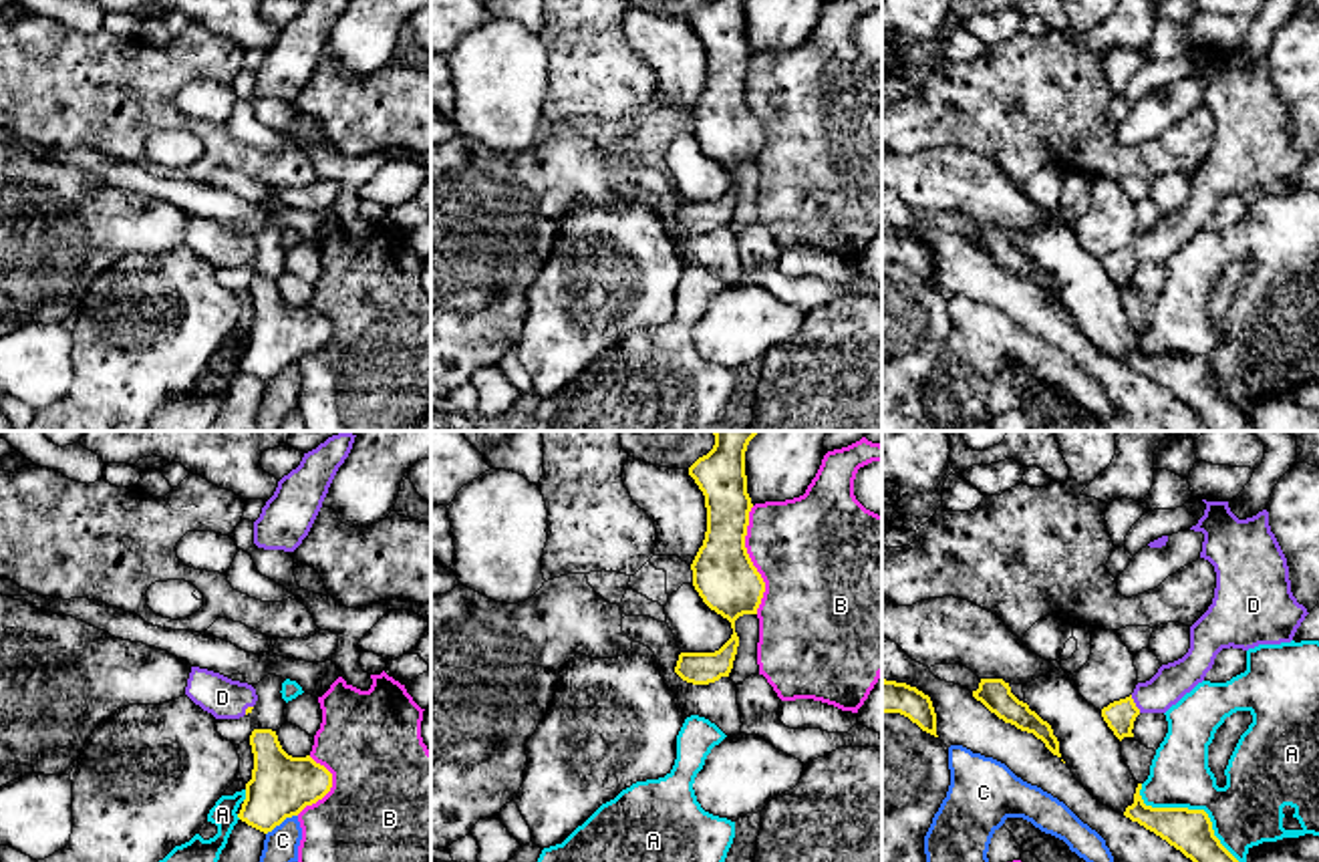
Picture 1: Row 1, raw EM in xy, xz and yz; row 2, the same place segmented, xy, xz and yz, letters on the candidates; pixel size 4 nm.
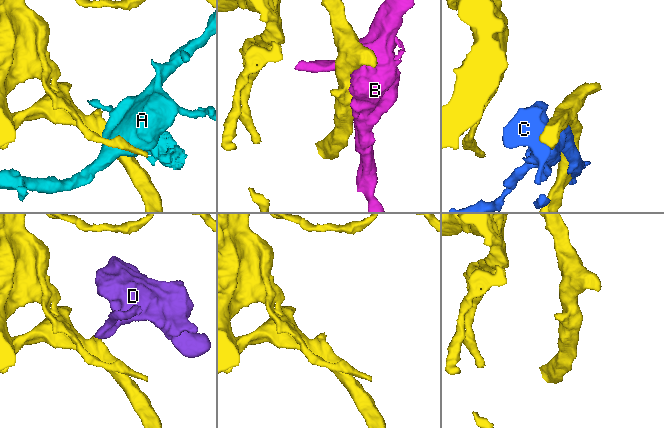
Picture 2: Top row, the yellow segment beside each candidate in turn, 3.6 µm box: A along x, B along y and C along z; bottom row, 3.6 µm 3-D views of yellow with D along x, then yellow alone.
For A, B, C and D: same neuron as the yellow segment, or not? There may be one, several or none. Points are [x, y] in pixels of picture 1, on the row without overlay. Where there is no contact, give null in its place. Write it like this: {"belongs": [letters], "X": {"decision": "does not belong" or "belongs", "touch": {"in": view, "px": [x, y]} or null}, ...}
{"belongs": ["D"], "A": {"decision": "does not belong", "touch": {"in": "yz", "px": [1193, 359]}}, "B": {"decision": "does not belong", "touch": {"in": "xz", "px": [750, 109]}}, "C": {"decision": "does not belong", "touch": {"in": "xy", "px": [280, 371]}}, "D": {"decision": "belongs", "touch": {"in": "yz", "px": [1134, 252]}}}

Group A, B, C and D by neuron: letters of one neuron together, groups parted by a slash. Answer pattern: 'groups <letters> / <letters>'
groups A / B / C / D

